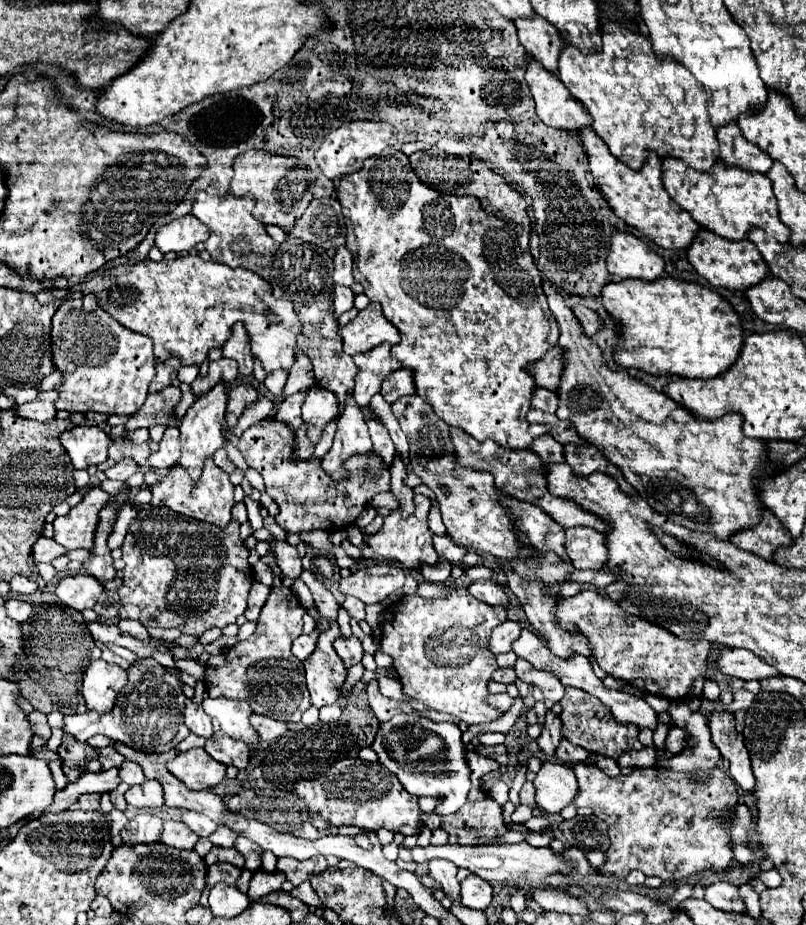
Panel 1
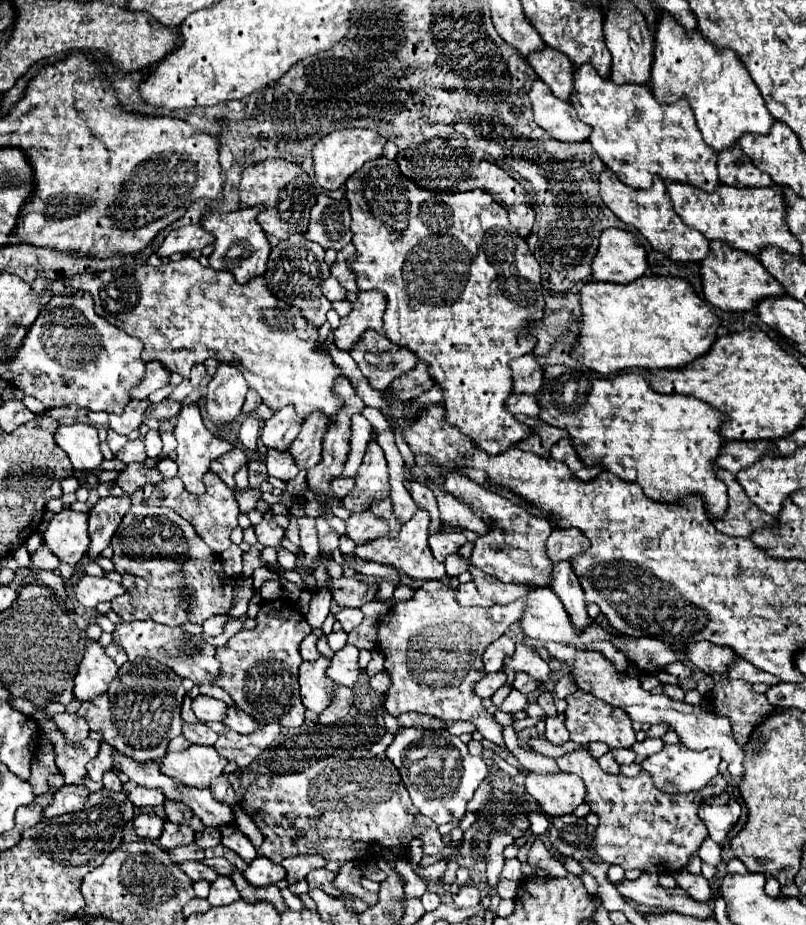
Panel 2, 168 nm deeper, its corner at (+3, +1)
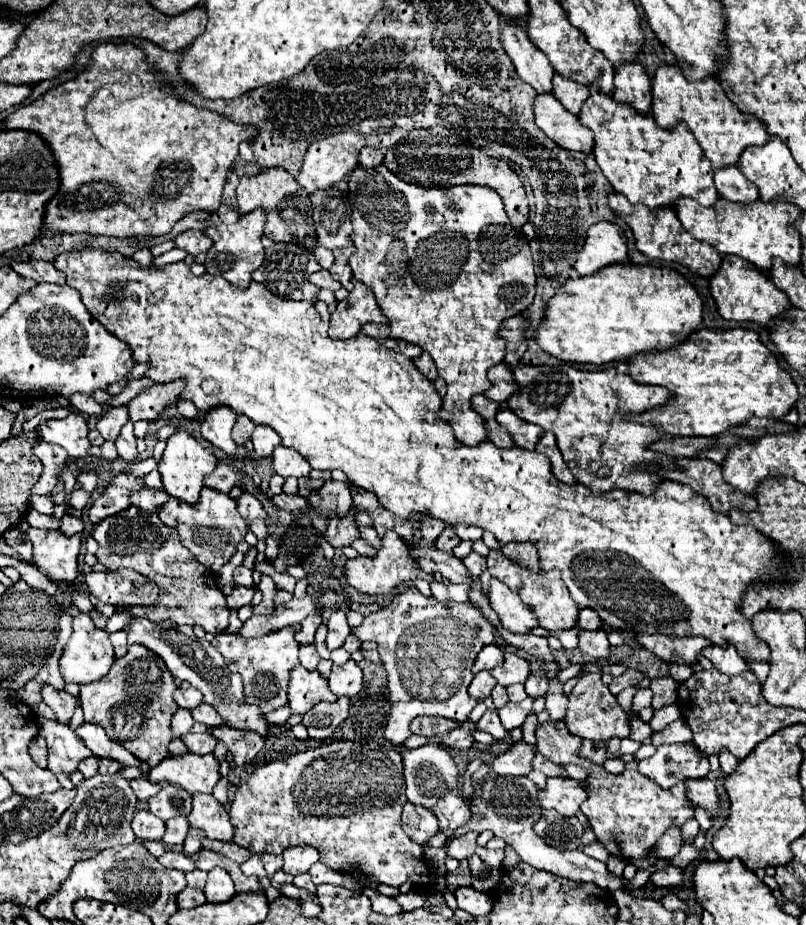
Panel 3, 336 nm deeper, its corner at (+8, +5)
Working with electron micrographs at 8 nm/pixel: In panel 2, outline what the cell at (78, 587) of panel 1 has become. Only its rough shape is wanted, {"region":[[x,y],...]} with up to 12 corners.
{"region":[[84,576],[72,592],[86,608],[126,590],[108,578]]}

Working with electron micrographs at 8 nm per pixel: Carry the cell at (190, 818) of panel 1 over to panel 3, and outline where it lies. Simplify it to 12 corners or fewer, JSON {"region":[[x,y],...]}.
{"region":[[163,786],[149,800],[149,812],[161,820],[189,816],[191,796]]}

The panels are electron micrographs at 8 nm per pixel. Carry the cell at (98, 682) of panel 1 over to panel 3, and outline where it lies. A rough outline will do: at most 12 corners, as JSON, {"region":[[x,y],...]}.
{"region":[[89,614],[73,618],[59,660],[65,682],[97,682],[115,656]]}

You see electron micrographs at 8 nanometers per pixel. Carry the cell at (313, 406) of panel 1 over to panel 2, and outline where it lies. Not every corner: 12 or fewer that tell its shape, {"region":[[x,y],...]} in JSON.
{"region":[[314,412],[288,452],[300,470],[320,462],[326,418]]}

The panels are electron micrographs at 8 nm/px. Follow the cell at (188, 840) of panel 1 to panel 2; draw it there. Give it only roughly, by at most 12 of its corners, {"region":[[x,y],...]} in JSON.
{"region":[[164,824],[160,846],[170,850],[194,842],[184,824]]}

